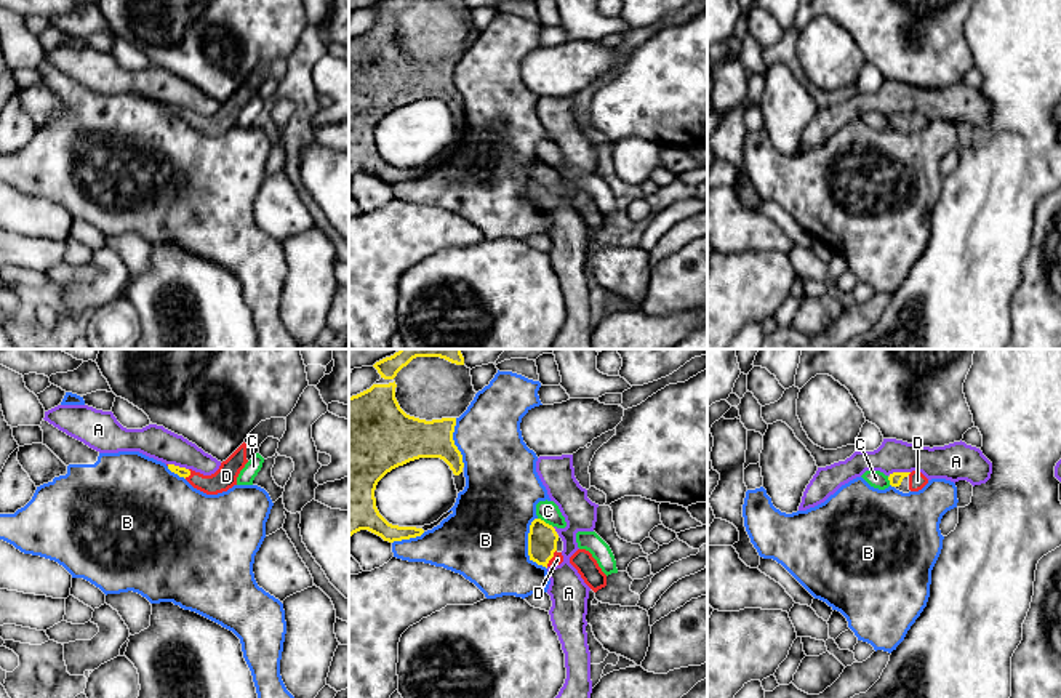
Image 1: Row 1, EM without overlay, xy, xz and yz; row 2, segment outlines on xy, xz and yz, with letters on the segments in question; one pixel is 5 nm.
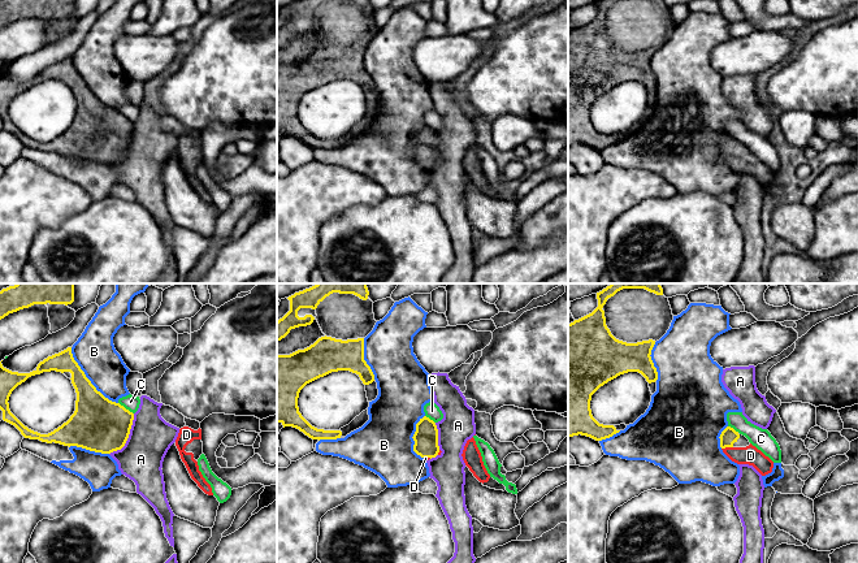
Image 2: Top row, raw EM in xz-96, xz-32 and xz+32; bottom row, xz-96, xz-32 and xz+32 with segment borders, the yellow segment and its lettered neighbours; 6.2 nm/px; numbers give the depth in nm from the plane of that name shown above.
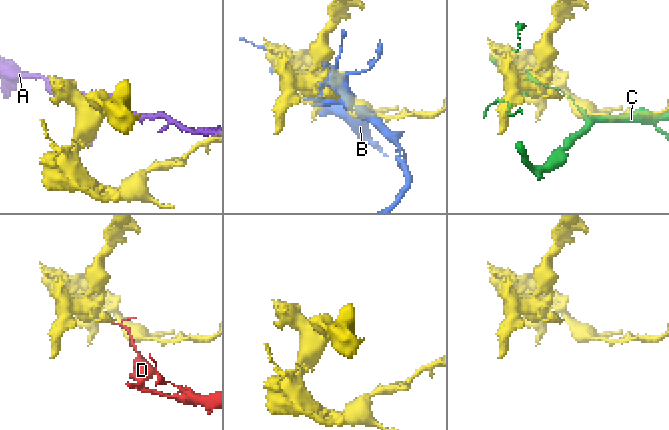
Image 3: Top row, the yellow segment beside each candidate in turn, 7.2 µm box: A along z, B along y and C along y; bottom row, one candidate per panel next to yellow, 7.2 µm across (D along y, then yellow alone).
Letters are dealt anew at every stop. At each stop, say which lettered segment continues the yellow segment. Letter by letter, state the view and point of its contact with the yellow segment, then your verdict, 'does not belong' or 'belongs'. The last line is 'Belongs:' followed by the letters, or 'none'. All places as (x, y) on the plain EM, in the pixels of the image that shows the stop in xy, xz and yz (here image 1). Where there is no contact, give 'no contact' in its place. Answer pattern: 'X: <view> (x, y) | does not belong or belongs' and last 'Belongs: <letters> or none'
A: yz (898, 114) | does not belong
B: xz (528, 188) | does not belong
C: xz (544, 164) | does not belong
D: xz (552, 197) | belongs
Belongs: D

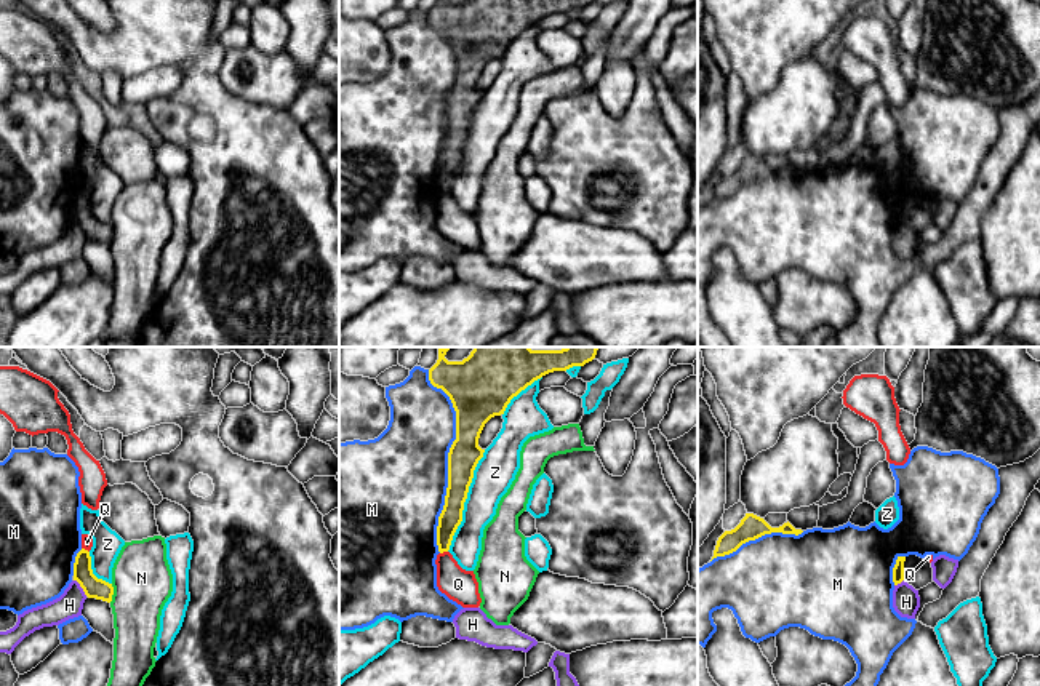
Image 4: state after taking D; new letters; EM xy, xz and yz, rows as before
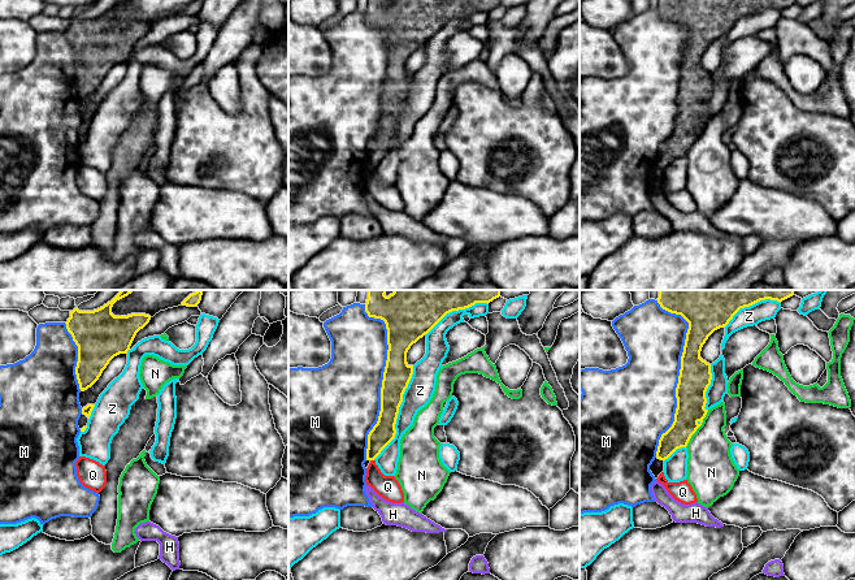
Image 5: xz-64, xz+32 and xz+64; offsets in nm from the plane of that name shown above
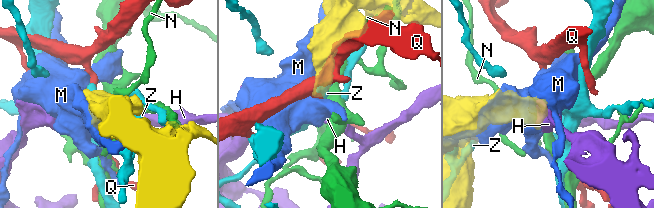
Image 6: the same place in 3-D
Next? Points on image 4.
H: xy (80, 227) | does not belong
M: xz (448, 101) | does not belong
N: xy (112, 235) | does not belong
Q: xy (84, 191) | does not belong
Z: xz (464, 143) | does not belong
Belongs: none

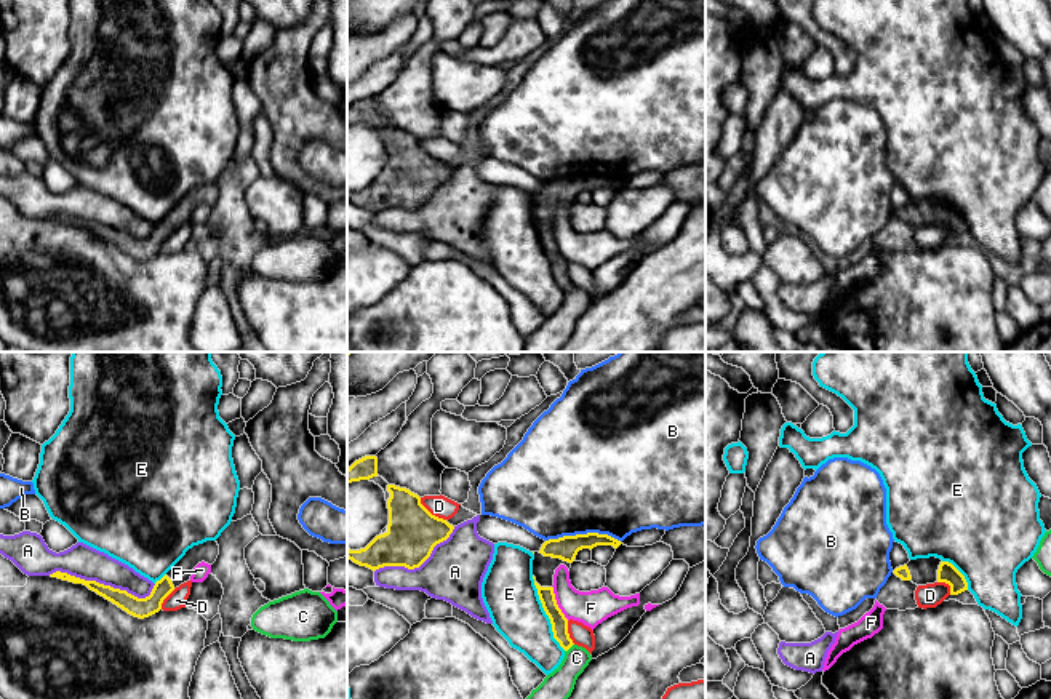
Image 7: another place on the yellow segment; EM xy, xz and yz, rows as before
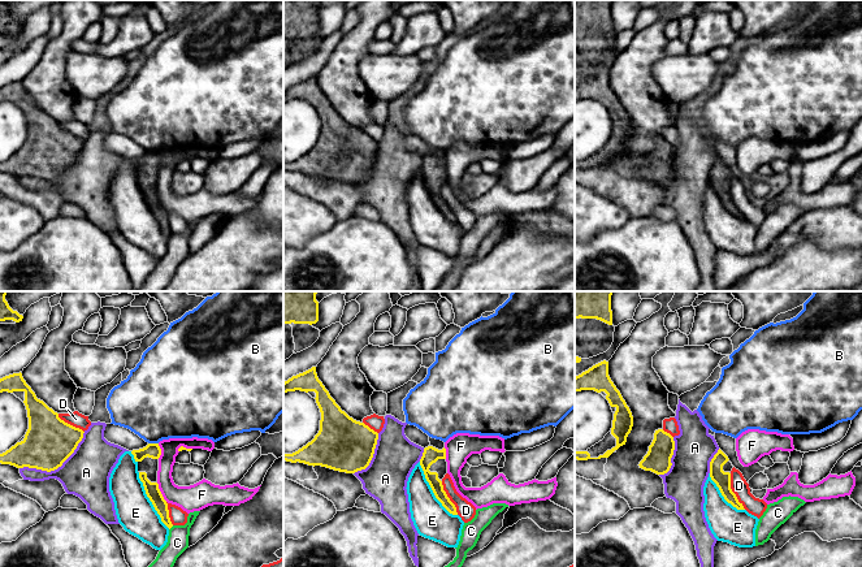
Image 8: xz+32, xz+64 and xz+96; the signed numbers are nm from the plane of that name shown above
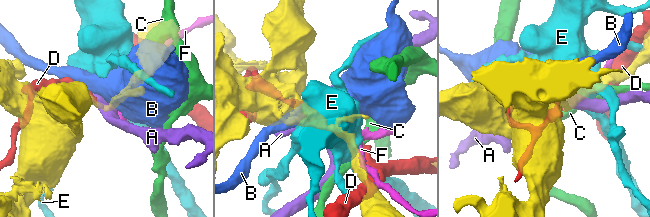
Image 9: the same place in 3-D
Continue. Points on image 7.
A: xy (103, 226) | does not belong
B: xz (584, 176) | does not belong
C: xz (568, 290) | does not belong
D: xz (429, 154) | does not belong
E: xz (546, 255) | does not belong
F: xz (555, 245) | does not belong
Belongs: none

